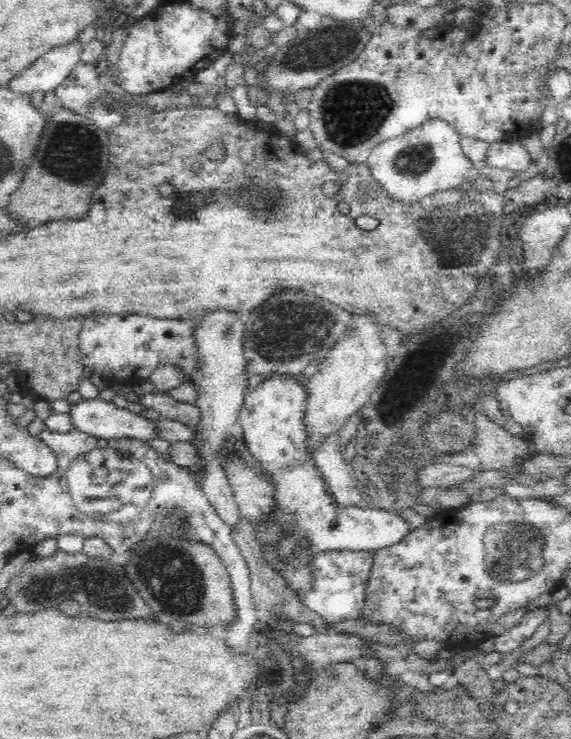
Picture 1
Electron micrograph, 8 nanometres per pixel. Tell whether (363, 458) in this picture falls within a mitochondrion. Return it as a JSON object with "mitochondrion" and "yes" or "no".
{"mitochondrion":"no"}

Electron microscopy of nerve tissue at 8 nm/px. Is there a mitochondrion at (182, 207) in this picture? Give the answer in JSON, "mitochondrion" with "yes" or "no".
{"mitochondrion":"yes"}

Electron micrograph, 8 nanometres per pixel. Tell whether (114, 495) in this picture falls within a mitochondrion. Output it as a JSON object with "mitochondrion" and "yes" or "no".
{"mitochondrion":"no"}

